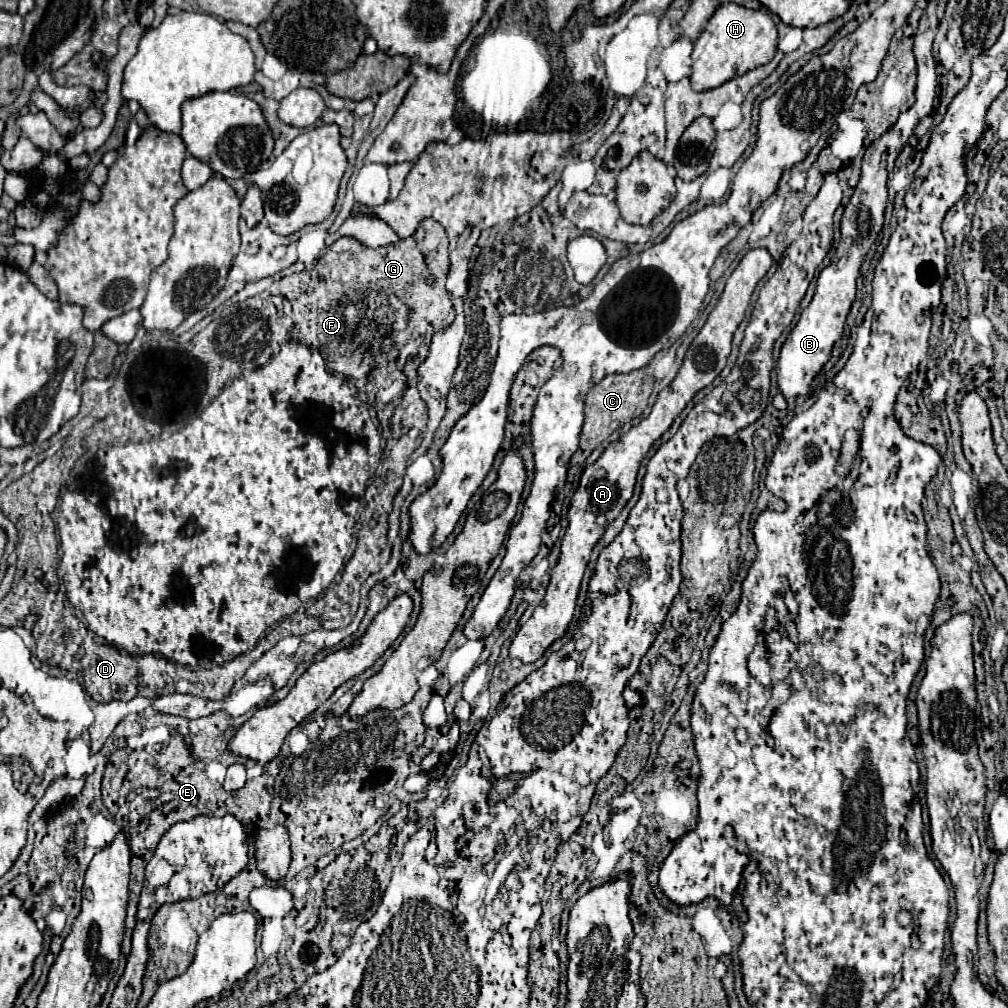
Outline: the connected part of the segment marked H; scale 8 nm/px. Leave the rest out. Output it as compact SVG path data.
M720 4L710 16L706 28L694 42L692 52L692 74L690 84L694 90L704 92L728 82L734 76L742 76L748 70L754 70L776 54L778 32L768 12L764 10L748 10L738 4Z

